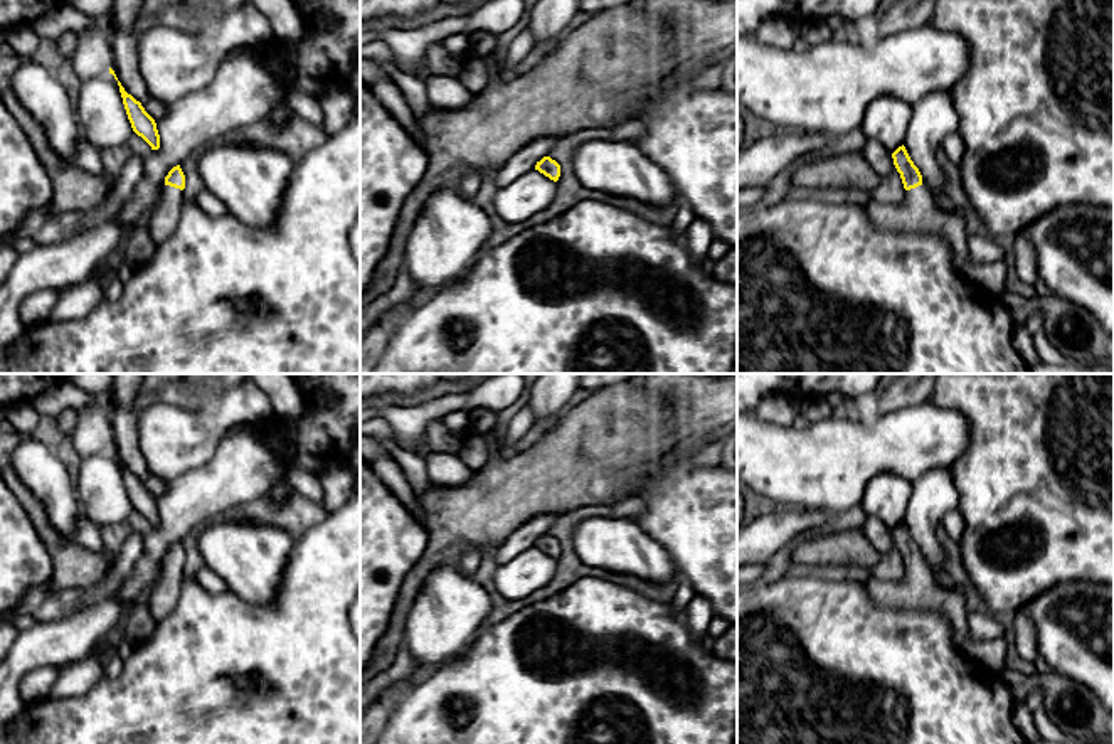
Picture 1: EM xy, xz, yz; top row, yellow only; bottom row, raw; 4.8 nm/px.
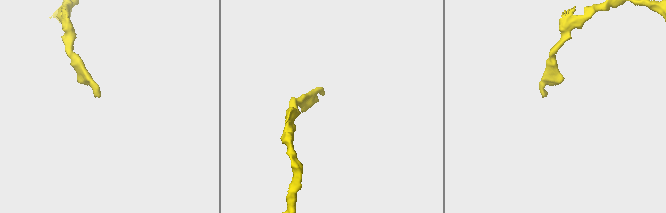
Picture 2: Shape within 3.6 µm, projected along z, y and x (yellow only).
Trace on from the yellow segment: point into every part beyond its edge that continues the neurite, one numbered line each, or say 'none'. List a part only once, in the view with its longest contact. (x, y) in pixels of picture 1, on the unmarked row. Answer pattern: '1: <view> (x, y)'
1: xy (165, 595)

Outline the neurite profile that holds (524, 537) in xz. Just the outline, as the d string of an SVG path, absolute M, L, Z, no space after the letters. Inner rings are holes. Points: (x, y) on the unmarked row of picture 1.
M542 513L522 523L496 547L496 562L505 564L522 550L533 547L544 534L549 534L557 517L559 513Z

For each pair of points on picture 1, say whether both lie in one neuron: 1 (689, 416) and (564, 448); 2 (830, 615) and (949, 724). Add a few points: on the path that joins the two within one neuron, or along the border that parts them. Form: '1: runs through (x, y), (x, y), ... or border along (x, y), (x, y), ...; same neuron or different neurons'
1: runs through (658, 416), (633, 425), (604, 448), (594, 448); same neuron
2: runs through (860, 645), (919, 702); same neuron

